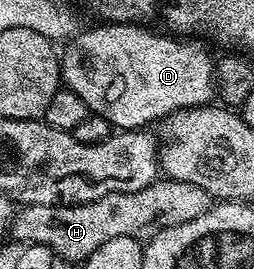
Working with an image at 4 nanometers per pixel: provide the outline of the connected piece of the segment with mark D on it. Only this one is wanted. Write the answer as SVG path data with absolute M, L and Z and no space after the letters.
M132 22L96 25L90 30L82 29L74 34L64 47L66 50L60 51L61 80L64 89L75 92L75 96L79 96L83 104L87 104L90 114L97 114L103 120L107 120L110 127L118 131L149 128L152 122L160 123L177 110L186 110L192 106L208 106L214 101L215 58L214 55L209 55L210 47L204 41L174 36L168 32L158 32L156 29L149 30L153 28Z

